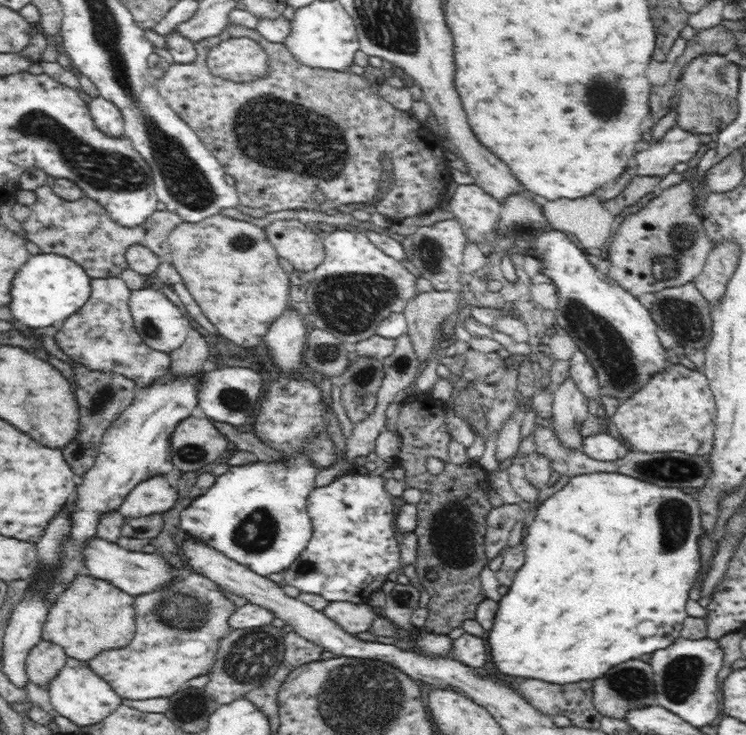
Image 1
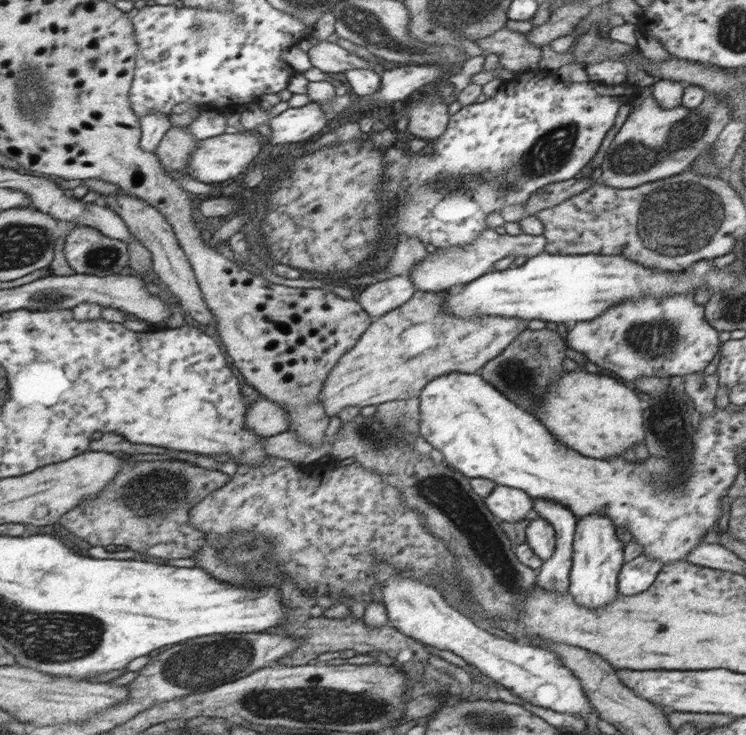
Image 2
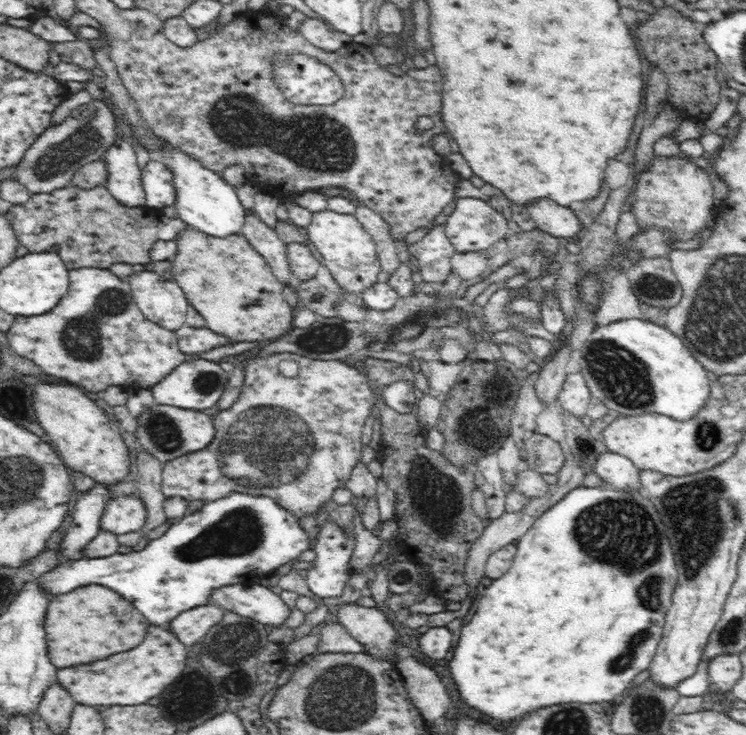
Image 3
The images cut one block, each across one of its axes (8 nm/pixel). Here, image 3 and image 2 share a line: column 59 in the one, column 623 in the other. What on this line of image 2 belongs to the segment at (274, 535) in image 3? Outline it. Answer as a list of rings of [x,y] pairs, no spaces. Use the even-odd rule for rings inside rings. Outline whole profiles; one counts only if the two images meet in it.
[[[639,554],[627,564],[623,564],[618,572],[618,592],[625,596],[631,596],[646,591],[654,582],[661,568],[659,560]]]

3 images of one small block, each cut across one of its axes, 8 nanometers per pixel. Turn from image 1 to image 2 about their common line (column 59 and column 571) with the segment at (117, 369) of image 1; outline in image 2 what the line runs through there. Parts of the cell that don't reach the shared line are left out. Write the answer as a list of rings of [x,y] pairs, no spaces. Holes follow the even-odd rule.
[[[691,294],[624,301],[603,316],[568,325],[566,335],[567,346],[583,352],[593,364],[611,370],[623,380],[699,372],[709,364],[719,346],[717,332],[703,320],[703,308],[693,302]]]

